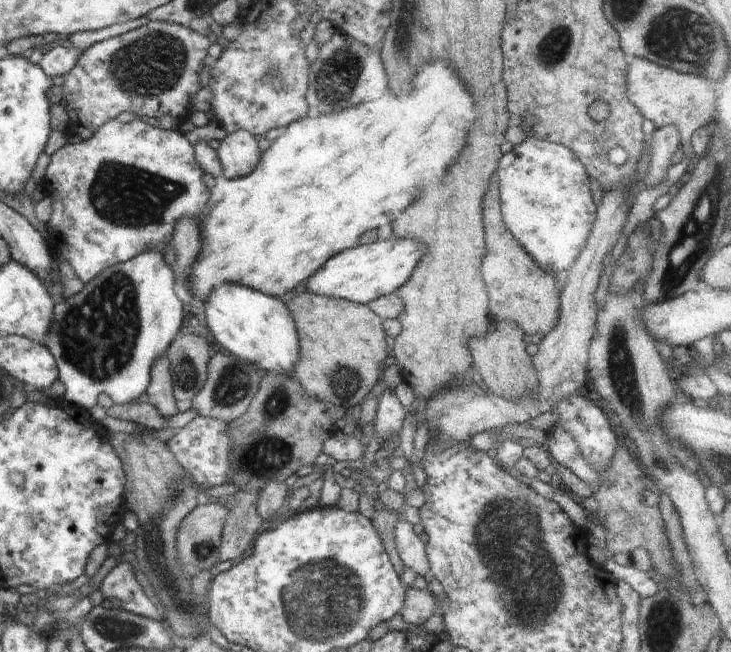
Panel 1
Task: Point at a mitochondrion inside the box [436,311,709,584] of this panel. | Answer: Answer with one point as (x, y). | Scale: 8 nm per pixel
(623, 377)

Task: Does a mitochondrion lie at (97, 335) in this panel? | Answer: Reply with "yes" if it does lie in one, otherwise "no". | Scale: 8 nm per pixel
yes

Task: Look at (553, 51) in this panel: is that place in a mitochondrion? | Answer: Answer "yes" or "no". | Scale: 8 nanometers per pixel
yes

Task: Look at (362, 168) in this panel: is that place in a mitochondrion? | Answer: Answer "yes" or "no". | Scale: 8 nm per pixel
no

